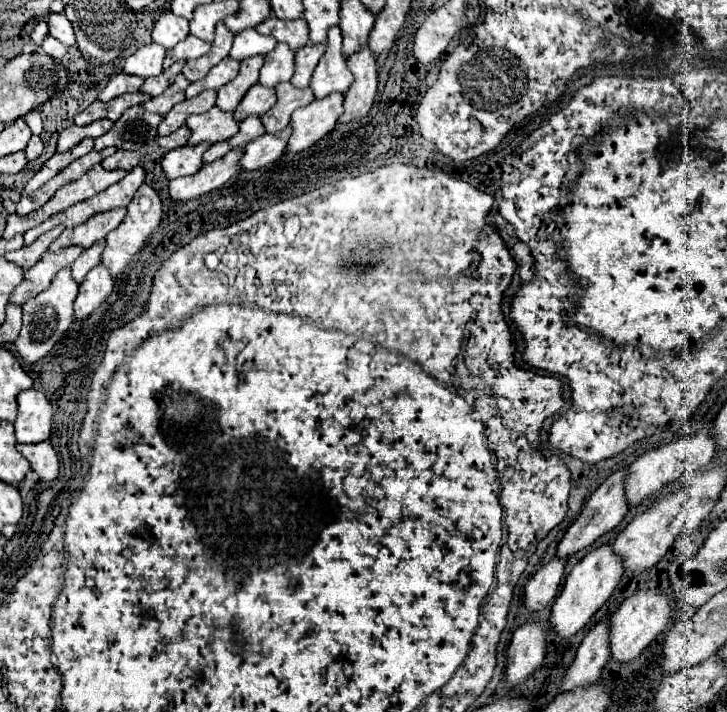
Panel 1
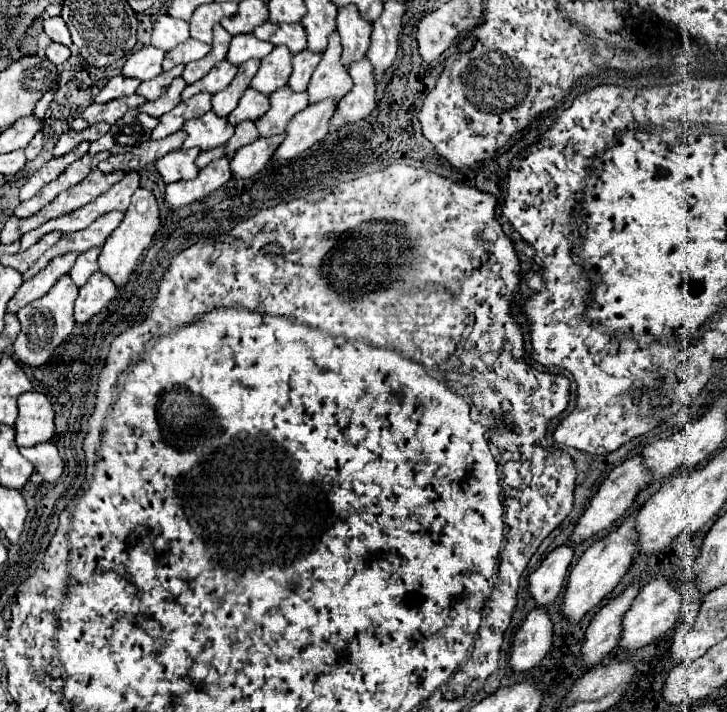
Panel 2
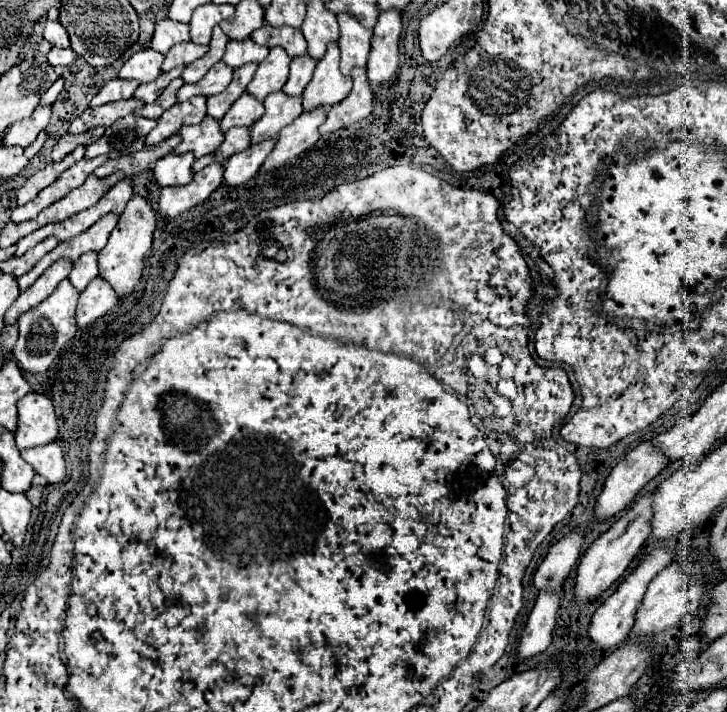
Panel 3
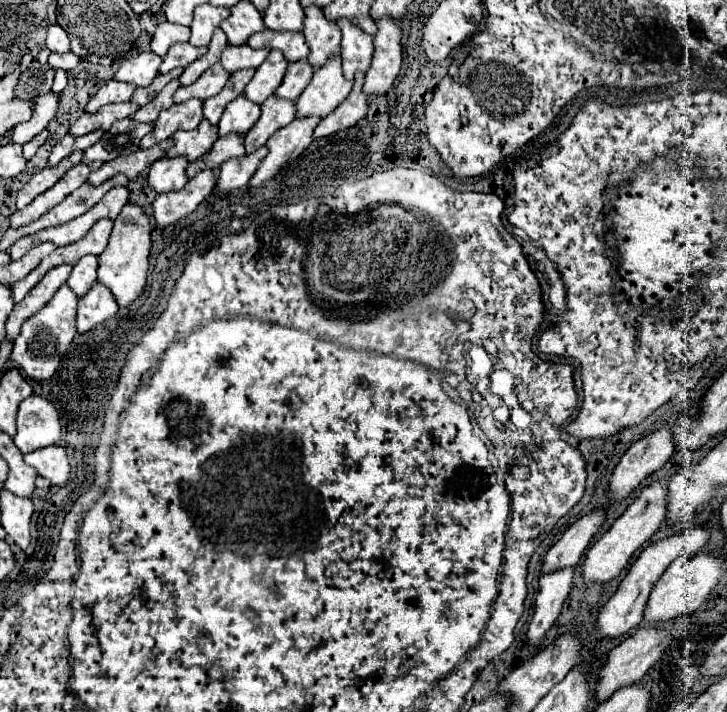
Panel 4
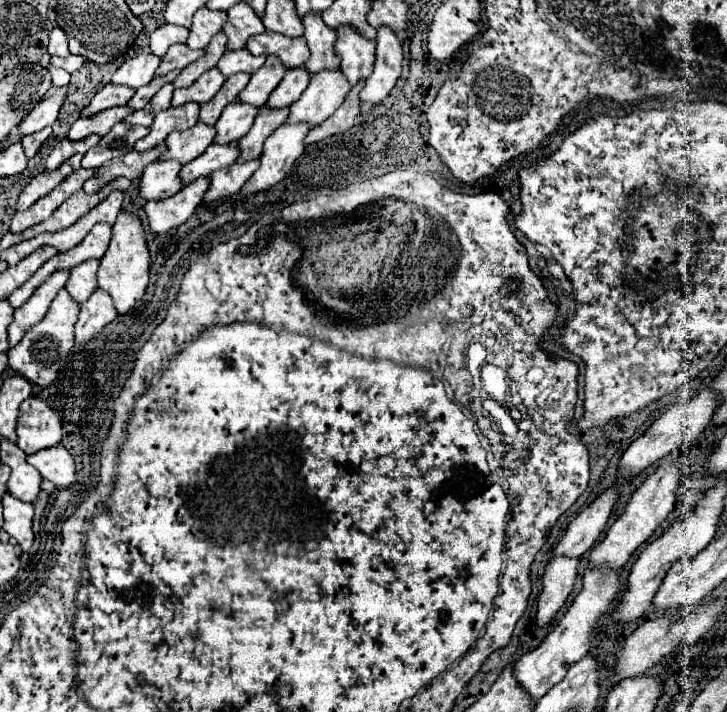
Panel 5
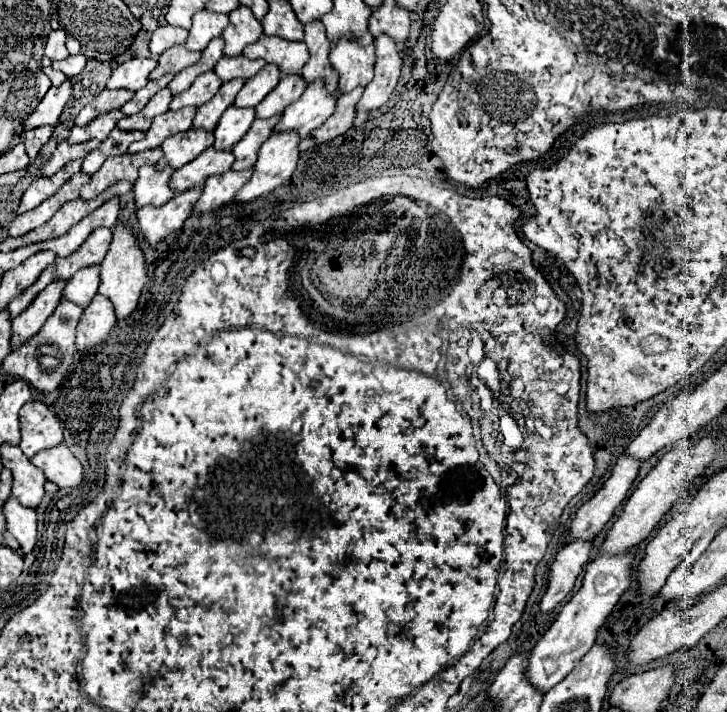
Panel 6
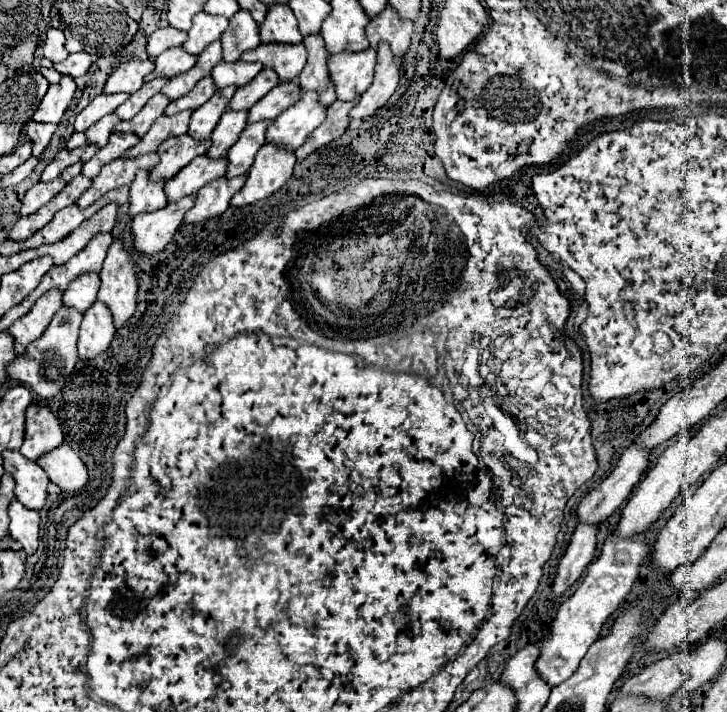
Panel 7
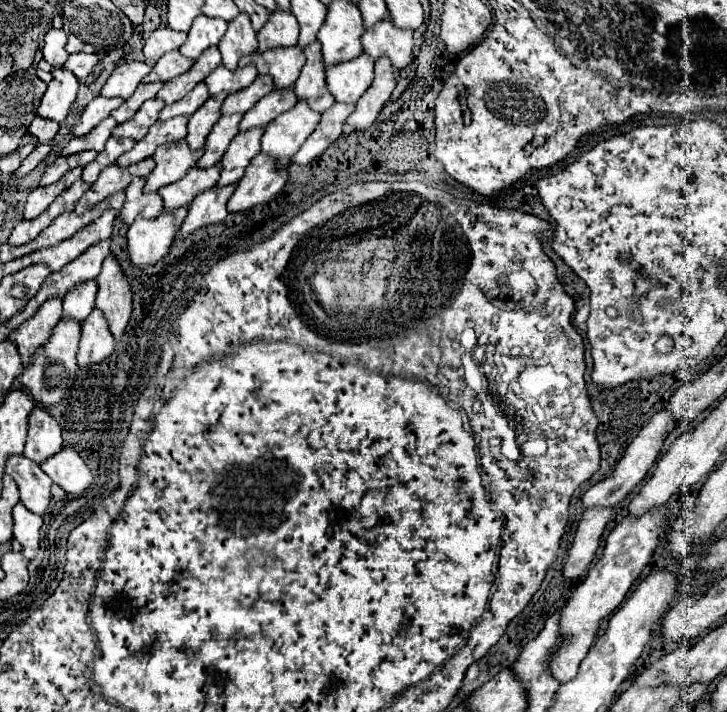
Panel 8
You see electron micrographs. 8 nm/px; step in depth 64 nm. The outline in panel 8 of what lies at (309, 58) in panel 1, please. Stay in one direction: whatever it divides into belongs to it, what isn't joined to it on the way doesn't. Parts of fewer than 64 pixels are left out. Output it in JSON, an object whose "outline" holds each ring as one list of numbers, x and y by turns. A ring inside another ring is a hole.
{"outline":[[292,88,272,90,250,112,244,114,244,118,240,122,240,132,252,130,252,128,266,128,272,120,276,120,280,114,288,112,294,104,296,104,296,96,292,94]]}

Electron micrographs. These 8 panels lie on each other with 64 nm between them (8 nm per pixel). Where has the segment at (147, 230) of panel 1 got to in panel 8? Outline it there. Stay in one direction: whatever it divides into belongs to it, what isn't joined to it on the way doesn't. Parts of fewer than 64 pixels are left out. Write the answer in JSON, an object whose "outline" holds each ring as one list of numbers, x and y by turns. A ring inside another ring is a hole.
{"outline":[[108,256,102,264,102,272,96,278,98,294,96,294,96,308,108,320,110,332,114,340,122,340,124,330,128,326,132,314,132,290,126,282,118,262]]}

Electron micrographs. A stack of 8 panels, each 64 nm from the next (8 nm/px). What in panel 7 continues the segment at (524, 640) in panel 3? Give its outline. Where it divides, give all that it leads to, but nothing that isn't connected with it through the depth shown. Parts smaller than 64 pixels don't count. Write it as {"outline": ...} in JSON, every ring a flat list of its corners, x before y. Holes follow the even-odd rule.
{"outline":[[580,522,576,526,576,532,566,548,566,554,562,556,558,564,558,574,552,584,552,600,562,596,570,586,578,582,578,578,584,574,584,570,590,566,594,552,596,552,596,534,600,524]]}

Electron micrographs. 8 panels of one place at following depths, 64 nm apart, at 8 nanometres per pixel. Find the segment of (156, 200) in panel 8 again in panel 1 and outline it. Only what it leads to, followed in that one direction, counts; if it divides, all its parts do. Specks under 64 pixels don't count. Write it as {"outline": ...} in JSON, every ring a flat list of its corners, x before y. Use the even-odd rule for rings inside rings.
{"outline":[[196,144,196,146,184,146,170,150,162,156,160,166,168,180,180,178,180,176,194,176,202,168,202,154,208,150,208,144]]}

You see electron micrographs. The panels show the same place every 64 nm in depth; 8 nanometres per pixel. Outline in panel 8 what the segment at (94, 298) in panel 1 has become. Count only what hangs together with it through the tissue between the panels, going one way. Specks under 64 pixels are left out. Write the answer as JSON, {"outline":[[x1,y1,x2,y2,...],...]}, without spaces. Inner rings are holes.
{"outline":[[92,310,92,314,82,324,82,338,78,348,78,366,86,368,92,364,100,364,112,356,114,342,112,334,108,334,108,324,100,310]]}

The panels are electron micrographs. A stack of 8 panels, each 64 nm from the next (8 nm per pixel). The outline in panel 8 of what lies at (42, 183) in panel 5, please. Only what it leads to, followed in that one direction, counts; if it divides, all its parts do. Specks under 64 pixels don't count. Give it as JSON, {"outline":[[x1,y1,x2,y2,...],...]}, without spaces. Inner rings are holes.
{"outline":[[76,168,76,170,70,170,68,174,64,174,64,178,60,178,58,182,54,182,52,186,44,186,44,188,36,188,30,192,28,196,28,202,26,202,26,208,24,208,24,218,26,220,34,220,38,218,54,200,60,192,64,192,66,188,70,188,76,180,80,180,80,174,82,174,82,168]]}

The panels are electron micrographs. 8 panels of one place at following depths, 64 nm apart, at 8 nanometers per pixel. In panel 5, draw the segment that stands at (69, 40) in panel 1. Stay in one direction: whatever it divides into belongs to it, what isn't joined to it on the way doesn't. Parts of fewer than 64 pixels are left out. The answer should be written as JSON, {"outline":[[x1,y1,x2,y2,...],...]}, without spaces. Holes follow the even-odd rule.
{"outline":[[54,28,50,32,50,44,48,44,48,54,50,56,68,56,68,40,62,28]]}

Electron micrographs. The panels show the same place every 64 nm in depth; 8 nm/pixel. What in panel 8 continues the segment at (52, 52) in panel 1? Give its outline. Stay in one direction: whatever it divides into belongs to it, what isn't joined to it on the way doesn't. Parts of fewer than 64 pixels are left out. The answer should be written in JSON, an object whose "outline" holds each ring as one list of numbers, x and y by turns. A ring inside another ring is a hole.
{"outline":[[78,52,78,54,72,54,72,56,66,60,64,68,66,68,66,70,72,70,78,78,86,78,86,76,94,70,94,66,96,66,98,62,100,62,100,56,98,56,98,54]]}

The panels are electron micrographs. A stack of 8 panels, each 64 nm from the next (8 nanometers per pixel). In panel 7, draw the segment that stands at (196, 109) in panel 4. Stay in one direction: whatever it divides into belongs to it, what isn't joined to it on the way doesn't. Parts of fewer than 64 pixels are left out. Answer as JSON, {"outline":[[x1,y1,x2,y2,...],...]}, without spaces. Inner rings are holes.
{"outline":[[180,112,174,116,160,116,154,120,152,128,146,132,146,136,140,138,140,142,124,152,124,158,138,158,142,154,156,152,156,148,170,136,182,136,188,132,188,122,190,122,192,112]]}

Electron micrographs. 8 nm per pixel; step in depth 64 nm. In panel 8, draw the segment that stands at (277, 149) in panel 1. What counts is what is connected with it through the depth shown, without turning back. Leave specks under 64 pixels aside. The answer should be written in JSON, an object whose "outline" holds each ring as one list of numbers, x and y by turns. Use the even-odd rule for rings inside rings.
{"outline":[[224,186,224,190,206,190,204,194,196,196,192,200,192,206,188,208,188,216,184,218,184,224,180,228,180,236,190,236,192,232,210,226,220,224,226,220,226,202,232,196,232,186]]}

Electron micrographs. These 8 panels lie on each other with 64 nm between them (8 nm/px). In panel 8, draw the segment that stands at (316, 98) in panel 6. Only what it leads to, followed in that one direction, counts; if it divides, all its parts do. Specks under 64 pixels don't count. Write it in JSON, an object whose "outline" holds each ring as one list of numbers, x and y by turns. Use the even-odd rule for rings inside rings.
{"outline":[[298,102,288,114,282,114,266,126,262,134,262,154,274,158,276,166,288,166,318,122,320,114,308,110,304,102]]}

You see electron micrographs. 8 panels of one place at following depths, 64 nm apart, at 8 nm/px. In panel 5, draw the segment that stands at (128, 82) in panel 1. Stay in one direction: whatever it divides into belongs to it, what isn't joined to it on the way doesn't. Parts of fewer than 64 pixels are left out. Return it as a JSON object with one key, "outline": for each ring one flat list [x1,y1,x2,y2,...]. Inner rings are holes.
{"outline":[[106,84,94,98,92,102,80,112,80,118,94,116,102,110,108,110,108,106,126,106,126,102,134,96,134,90,128,86,112,86]]}

